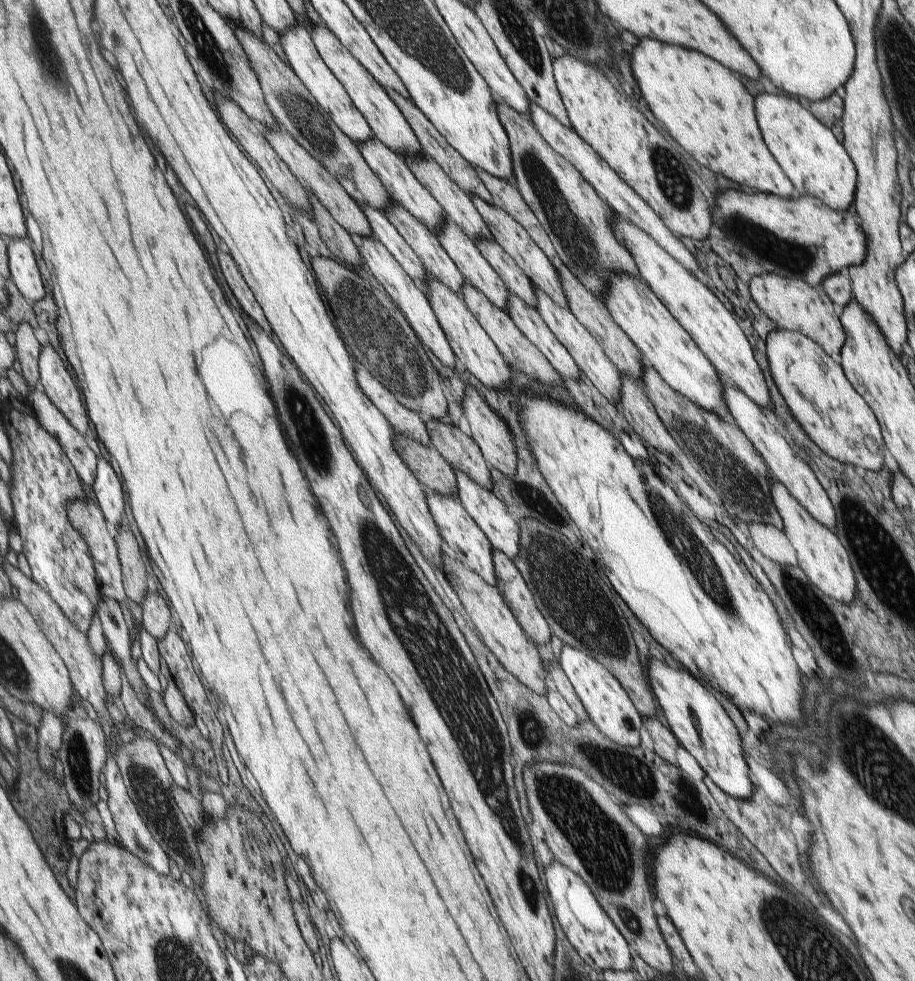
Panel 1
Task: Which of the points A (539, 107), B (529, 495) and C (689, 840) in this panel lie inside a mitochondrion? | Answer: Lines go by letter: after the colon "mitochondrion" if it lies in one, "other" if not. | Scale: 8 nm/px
A: other
B: mitochondrion
C: other

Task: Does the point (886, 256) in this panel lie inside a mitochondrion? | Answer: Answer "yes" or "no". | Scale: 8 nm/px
no

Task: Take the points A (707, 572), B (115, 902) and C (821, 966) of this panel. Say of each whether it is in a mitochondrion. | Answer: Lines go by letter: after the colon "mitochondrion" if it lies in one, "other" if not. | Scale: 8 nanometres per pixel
A: mitochondrion
B: other
C: mitochondrion

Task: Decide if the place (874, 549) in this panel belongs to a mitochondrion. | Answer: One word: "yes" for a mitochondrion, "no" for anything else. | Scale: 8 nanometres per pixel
yes

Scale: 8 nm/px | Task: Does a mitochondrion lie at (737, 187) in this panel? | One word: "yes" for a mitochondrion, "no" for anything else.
no

